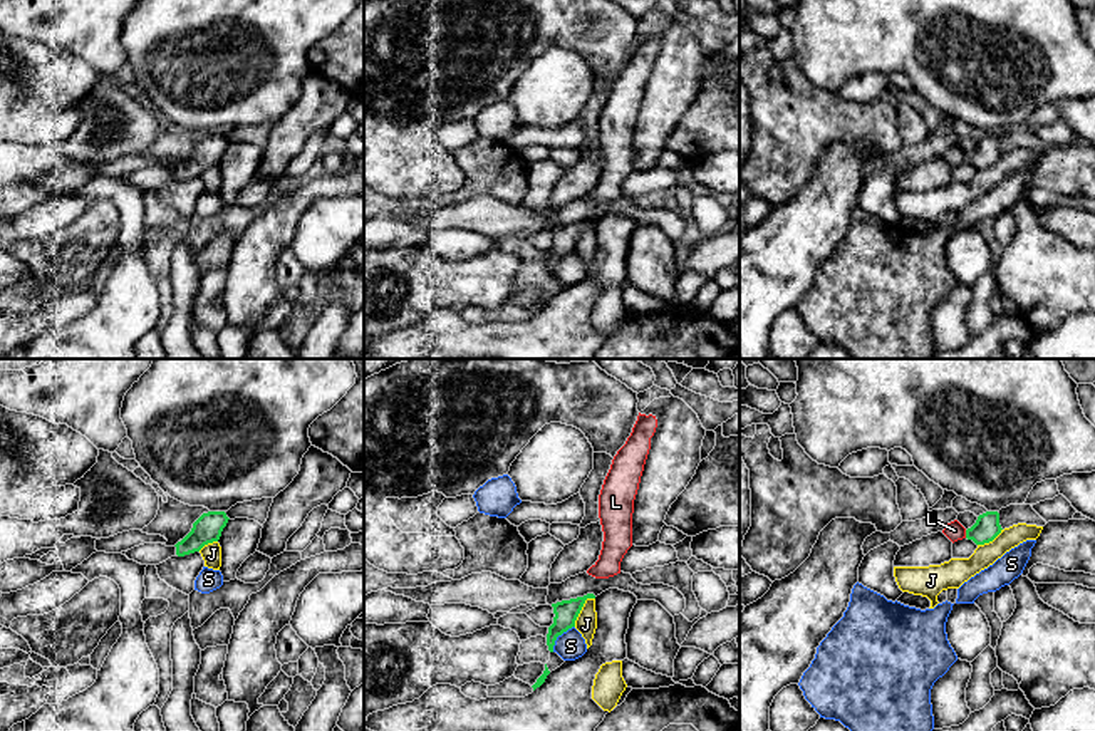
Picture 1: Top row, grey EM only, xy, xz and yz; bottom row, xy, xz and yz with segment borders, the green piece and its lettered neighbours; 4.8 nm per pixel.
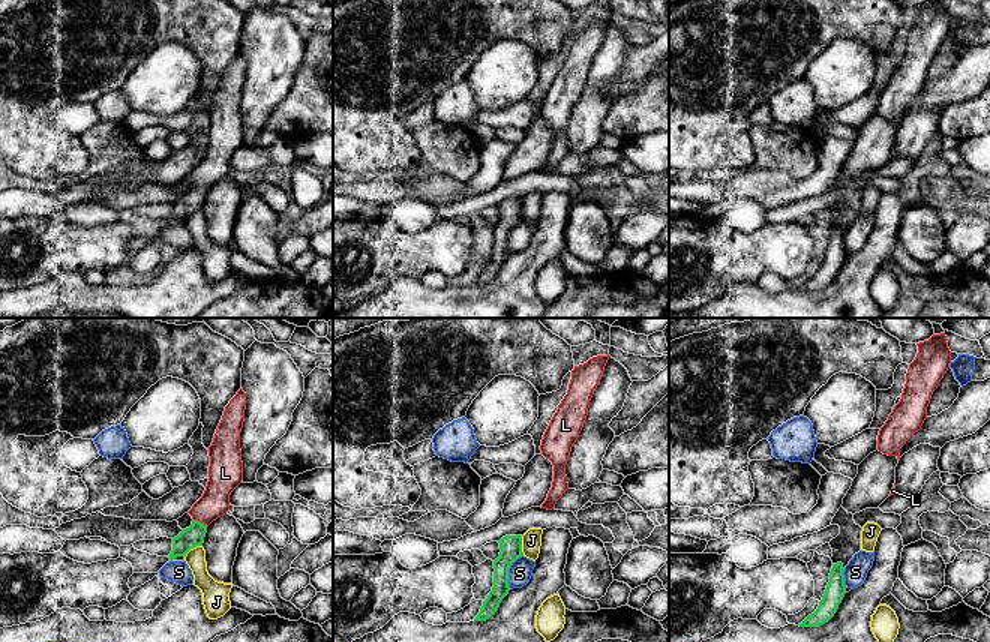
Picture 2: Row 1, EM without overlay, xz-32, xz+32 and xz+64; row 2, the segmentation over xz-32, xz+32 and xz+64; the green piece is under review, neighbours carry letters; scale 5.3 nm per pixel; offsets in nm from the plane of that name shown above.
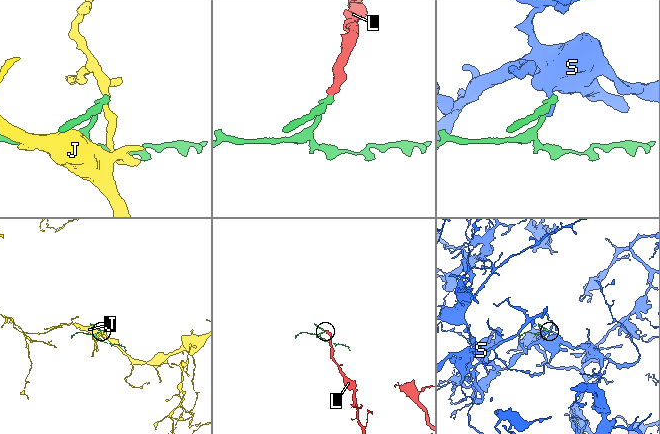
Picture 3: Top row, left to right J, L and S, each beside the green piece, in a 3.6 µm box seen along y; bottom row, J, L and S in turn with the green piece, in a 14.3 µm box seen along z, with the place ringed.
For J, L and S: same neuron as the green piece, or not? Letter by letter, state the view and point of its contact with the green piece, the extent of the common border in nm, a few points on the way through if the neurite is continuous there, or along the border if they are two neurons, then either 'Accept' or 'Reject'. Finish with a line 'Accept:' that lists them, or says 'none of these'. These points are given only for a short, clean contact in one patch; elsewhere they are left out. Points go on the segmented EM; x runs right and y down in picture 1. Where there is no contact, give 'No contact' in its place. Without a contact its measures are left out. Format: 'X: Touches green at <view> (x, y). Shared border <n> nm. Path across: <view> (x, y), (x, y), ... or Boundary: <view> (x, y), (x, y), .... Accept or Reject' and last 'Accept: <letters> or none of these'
J: Touches green at xz (581, 609). Shared border 170 nm. Boundary: xz (594, 597), (584, 602), (574, 626). Reject
L: Touches green at yz (966, 533). Shared border 40 nm. Path across: yz (986, 528), (980, 533), (966, 533), (954, 530). Accept
S: Touches green at xz (559, 634). Shared border 170 nm. Boundary: xz (574, 626), (557, 637), (552, 651). Reject
Accept: L

